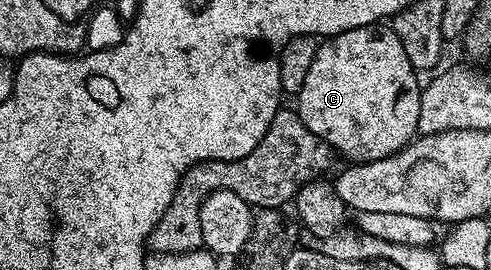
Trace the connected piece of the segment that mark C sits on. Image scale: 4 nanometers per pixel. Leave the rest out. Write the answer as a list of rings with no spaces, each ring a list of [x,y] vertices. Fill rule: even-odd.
[[[393,25],[352,28],[348,32],[331,34],[325,41],[319,45],[316,60],[312,60],[312,68],[308,68],[308,76],[304,79],[304,88],[300,88],[296,96],[296,113],[300,120],[313,134],[326,141],[335,155],[342,157],[343,154],[354,164],[375,162],[403,150],[418,134],[422,86]]]

